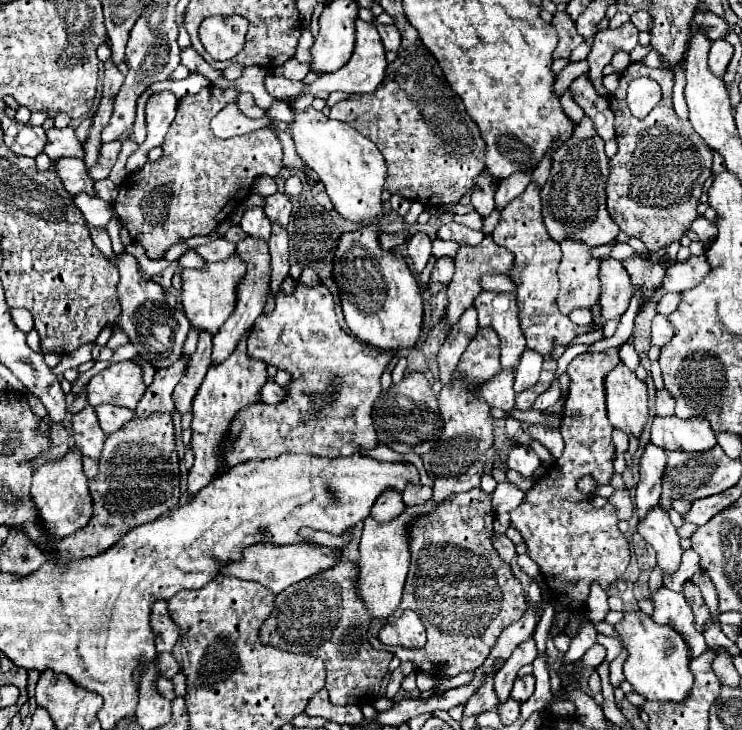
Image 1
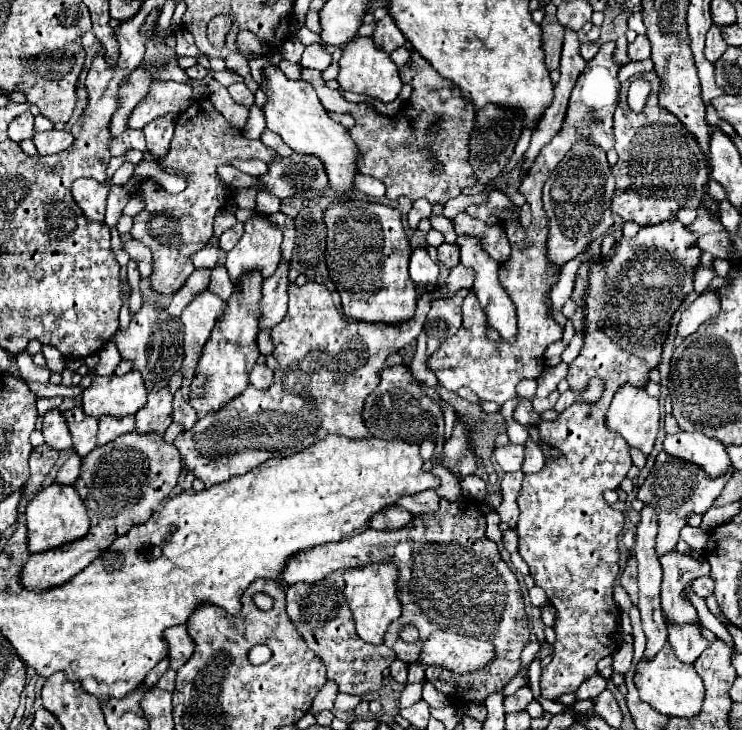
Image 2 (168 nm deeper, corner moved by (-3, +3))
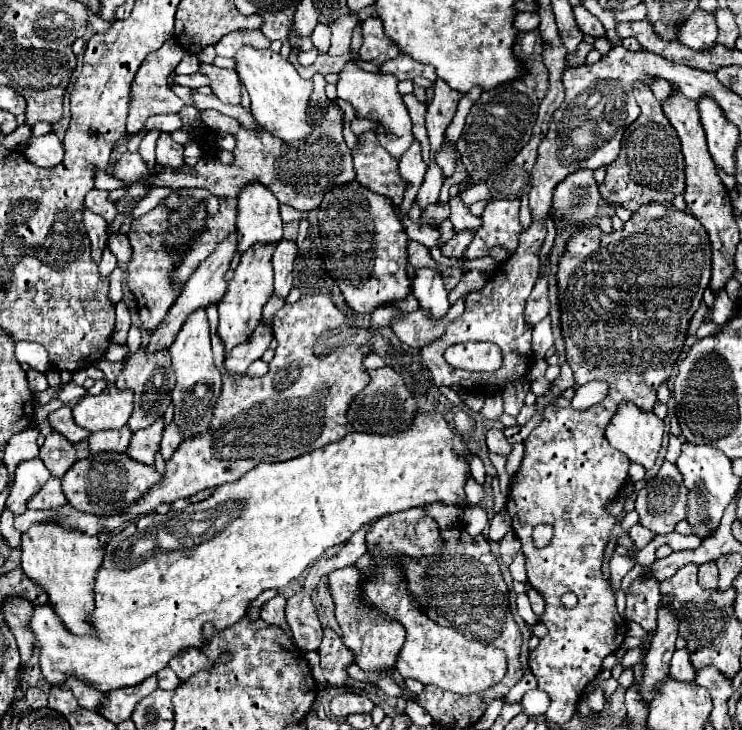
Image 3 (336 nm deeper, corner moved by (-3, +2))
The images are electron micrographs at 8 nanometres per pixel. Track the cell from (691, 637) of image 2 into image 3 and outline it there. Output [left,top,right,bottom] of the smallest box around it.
[669,649,695,681]

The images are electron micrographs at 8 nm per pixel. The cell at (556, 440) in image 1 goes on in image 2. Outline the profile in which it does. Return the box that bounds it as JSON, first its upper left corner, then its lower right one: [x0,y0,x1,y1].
[513,398,541,426]

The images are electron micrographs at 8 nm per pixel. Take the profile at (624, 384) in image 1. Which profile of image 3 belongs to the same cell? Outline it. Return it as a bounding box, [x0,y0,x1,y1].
[605,401,663,469]

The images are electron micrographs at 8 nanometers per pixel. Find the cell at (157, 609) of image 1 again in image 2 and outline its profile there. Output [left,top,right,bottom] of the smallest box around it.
[165,626,195,670]

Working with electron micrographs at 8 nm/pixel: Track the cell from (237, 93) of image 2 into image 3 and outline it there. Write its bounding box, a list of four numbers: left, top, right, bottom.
[201,65,241,105]

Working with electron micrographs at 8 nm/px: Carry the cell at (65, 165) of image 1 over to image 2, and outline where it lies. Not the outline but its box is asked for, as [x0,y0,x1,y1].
[73,178,109,222]

